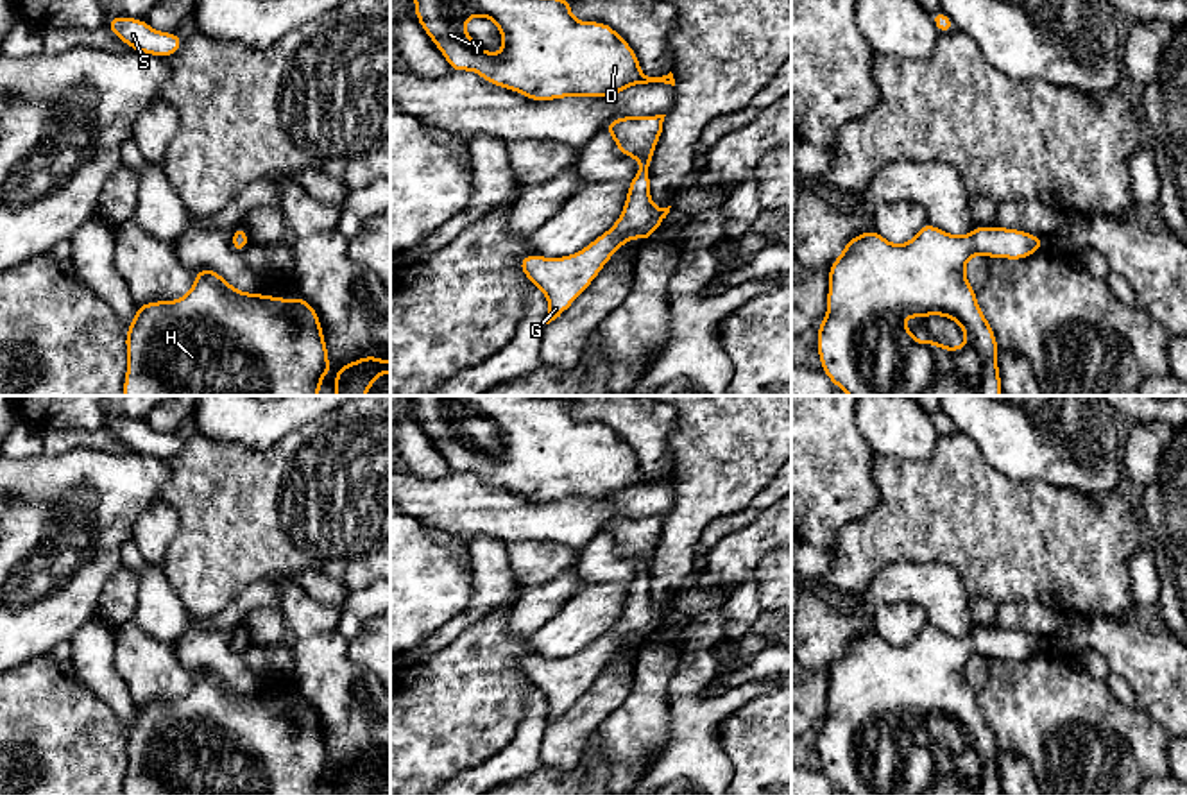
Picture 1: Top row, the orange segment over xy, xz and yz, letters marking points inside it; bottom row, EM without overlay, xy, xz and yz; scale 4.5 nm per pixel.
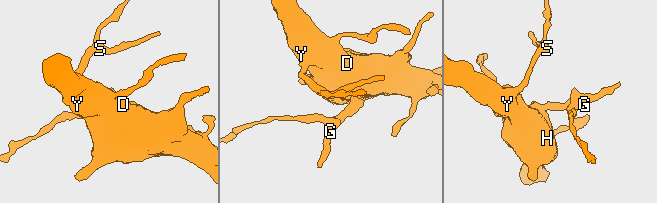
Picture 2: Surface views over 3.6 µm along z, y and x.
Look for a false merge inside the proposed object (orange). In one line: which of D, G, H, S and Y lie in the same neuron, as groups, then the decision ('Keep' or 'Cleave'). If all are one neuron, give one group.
Groups: D G H S Y. Keep

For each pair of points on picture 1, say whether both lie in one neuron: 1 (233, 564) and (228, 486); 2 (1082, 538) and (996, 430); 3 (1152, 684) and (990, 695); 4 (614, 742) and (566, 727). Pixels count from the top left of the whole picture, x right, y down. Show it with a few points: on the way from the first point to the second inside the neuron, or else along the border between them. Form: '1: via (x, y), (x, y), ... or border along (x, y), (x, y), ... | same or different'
1: via (233, 545), (233, 505) | same
2: border along (994, 468), (1012, 478), (1041, 478), (1075, 493) | different
3: border along (1137, 704), (1168, 733) | different
4: border along (620, 702), (591, 735) | different

